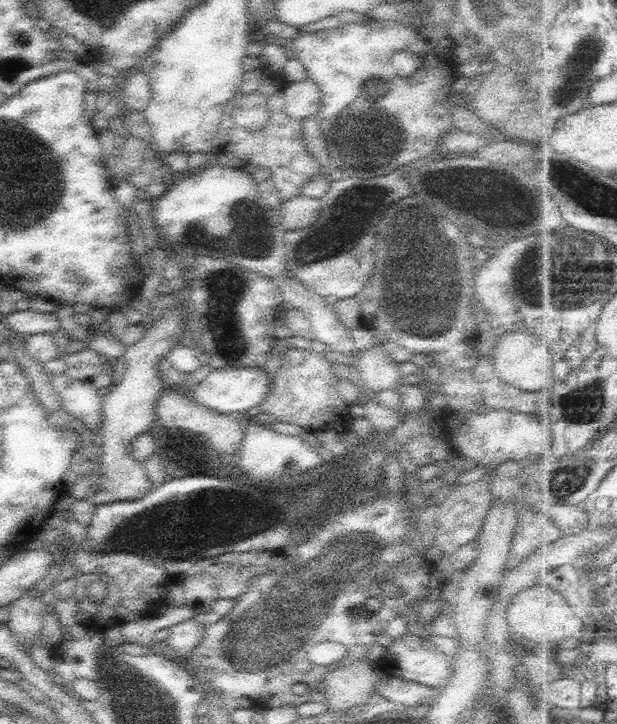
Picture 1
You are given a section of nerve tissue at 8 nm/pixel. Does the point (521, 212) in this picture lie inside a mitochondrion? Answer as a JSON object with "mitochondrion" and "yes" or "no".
{"mitochondrion":"yes"}

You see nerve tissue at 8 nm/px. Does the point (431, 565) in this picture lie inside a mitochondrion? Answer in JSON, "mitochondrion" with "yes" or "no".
{"mitochondrion":"no"}

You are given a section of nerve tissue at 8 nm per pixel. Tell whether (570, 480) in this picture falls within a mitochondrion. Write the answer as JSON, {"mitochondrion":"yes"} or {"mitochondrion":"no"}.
{"mitochondrion":"yes"}

